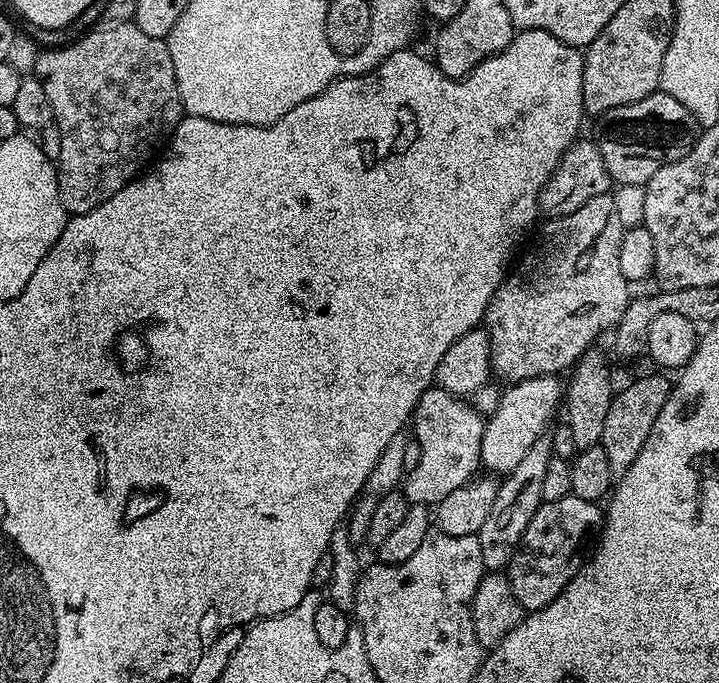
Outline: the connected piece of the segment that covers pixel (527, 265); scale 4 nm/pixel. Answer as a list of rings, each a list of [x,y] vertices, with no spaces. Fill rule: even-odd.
[[[611,194],[590,198],[586,206],[578,206],[578,210],[570,214],[543,222],[544,225],[539,225],[540,237],[532,244],[533,252],[524,257],[521,255],[515,261],[514,267],[505,275],[504,283],[488,303],[482,321],[490,338],[493,373],[508,380],[504,382],[567,373],[582,353],[597,343],[596,339],[603,332],[611,333],[615,329],[630,299],[630,285],[626,278],[622,278],[618,263],[618,246],[622,246],[625,228],[618,218]]]

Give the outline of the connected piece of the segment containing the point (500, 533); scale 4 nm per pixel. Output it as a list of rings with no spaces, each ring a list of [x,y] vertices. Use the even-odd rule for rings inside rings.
[[[545,434],[526,450],[522,462],[514,466],[499,481],[500,489],[494,498],[494,507],[490,510],[486,522],[482,522],[478,533],[480,545],[482,546],[482,562],[488,572],[500,572],[507,569],[512,555],[516,553],[516,547],[522,542],[522,534],[526,534],[526,526],[530,526],[530,518],[538,510],[538,506],[544,503],[542,498],[542,486],[546,479],[546,466],[552,461],[552,438]]]

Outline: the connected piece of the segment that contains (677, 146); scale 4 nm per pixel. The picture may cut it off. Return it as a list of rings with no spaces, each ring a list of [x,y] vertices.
[[[654,91],[640,101],[618,106],[609,112],[602,113],[595,121],[594,139],[606,162],[606,170],[617,185],[647,184],[662,166],[678,162],[694,146],[698,135],[696,119],[670,94]]]

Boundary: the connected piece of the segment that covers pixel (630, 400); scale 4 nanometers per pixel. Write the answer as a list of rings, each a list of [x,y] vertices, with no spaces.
[[[656,375],[660,376],[640,376],[637,380],[630,381],[621,392],[619,389],[612,397],[599,447],[606,450],[613,477],[623,476],[626,470],[630,470],[630,466],[634,466],[634,458],[642,454],[642,446],[646,446],[646,438],[650,438],[650,430],[654,427],[662,406],[666,406],[672,396],[673,381],[664,377],[667,375]]]

